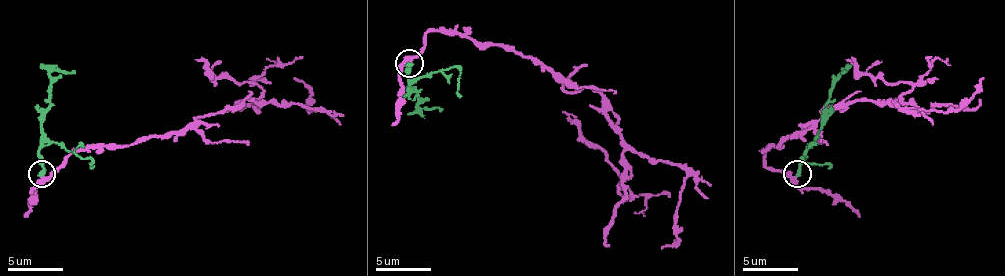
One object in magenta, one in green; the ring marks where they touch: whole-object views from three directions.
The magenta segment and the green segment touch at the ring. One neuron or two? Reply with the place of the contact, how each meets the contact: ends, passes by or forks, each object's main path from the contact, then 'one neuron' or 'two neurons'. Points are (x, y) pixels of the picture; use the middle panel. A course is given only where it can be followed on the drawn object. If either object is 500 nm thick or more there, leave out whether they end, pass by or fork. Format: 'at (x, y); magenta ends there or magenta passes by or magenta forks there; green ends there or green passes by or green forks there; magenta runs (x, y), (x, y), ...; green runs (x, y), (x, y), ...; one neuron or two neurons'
at (409, 63); magenta passes by; green ends there; magenta runs (410, 63), (429, 30), (457, 30), (597, 91), (622, 138), (685, 171), (677, 243), (661, 248); green runs (410, 63), (407, 83), (418, 97), (418, 105), (443, 110); one neuron

